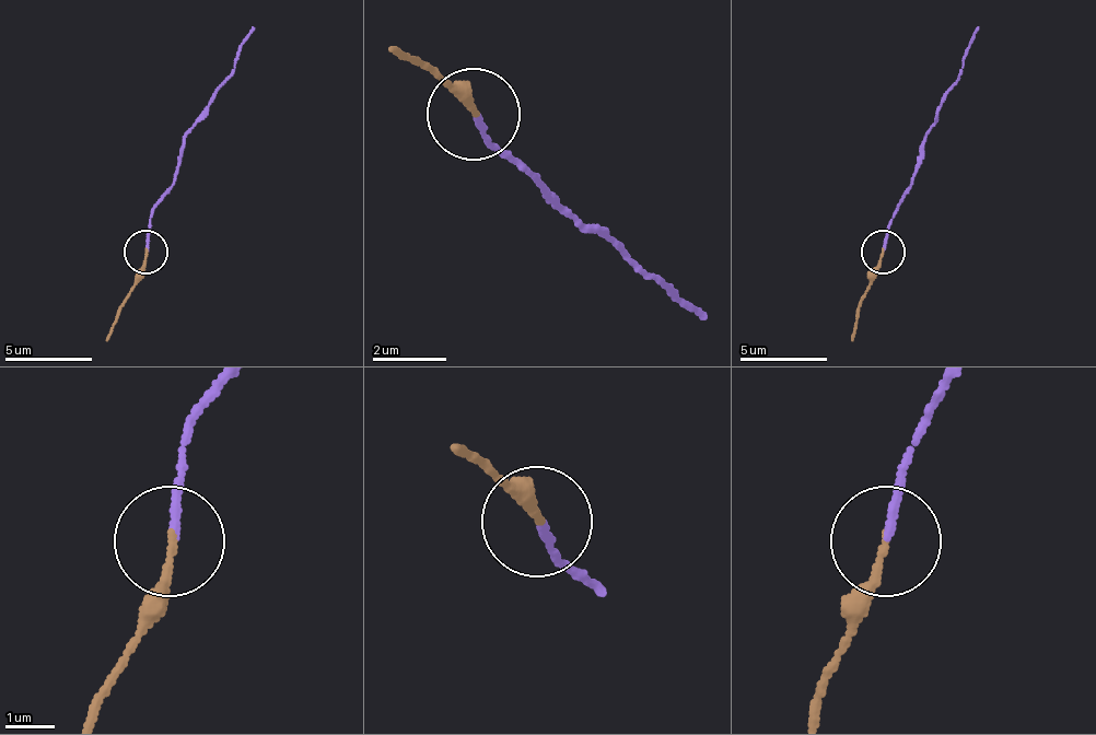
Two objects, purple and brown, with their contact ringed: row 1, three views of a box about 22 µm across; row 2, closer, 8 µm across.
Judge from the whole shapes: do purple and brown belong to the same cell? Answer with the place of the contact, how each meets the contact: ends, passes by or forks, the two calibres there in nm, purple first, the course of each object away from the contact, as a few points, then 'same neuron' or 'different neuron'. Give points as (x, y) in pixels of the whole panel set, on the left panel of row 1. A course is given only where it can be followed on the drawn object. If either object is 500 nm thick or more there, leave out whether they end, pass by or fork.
place (146, 252); purple ends; brown ends; calibres 170 and 140 nm; course purple (149, 251), (149, 220), (175, 182), (183, 142), (226, 77), (253, 25); course brown (144, 251), (144, 268), (105, 341); same neuron

